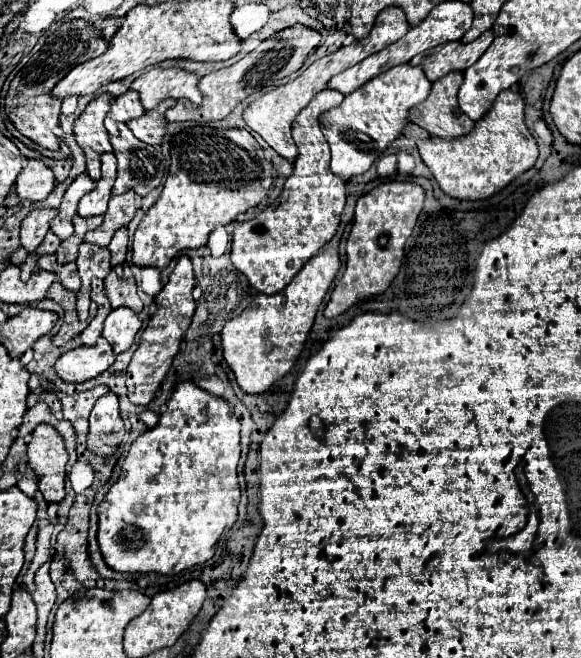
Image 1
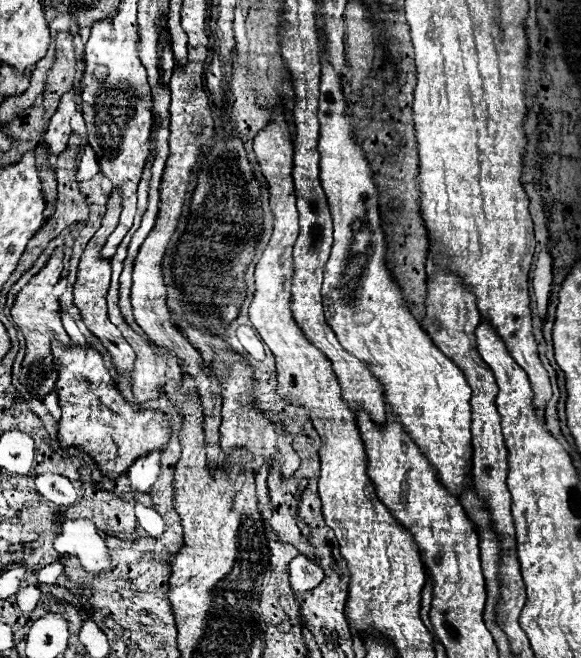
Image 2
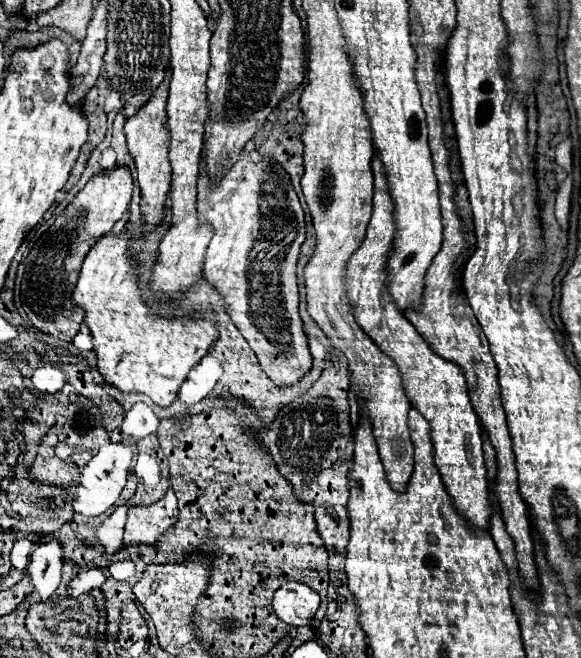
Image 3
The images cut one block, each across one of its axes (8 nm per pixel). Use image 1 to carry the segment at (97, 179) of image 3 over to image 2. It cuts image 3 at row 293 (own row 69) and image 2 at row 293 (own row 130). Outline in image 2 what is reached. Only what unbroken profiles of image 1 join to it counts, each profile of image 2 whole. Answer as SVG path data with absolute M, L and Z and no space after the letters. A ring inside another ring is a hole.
M56 248L52 258L48 260L46 268L36 274L30 284L26 288L20 290L10 314L14 318L14 324L20 328L20 332L26 338L26 358L22 362L22 370L20 370L20 378L18 382L22 386L26 386L26 390L32 394L32 398L42 400L44 396L48 396L54 390L56 384L56 358L50 354L52 342L60 342L60 344L70 344L68 334L64 332L62 320L60 320L60 306L58 306L58 298L54 296L54 286L58 284L62 274L62 248Z

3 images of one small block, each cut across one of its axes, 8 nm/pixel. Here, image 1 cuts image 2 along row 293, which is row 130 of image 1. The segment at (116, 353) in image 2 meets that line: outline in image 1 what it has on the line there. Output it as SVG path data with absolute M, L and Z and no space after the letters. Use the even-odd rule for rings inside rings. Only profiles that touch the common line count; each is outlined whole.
M100 94L86 106L86 110L74 122L74 136L86 154L86 172L92 180L100 180L100 154L112 152L110 134L104 128L104 118L110 110L110 100L110 94Z

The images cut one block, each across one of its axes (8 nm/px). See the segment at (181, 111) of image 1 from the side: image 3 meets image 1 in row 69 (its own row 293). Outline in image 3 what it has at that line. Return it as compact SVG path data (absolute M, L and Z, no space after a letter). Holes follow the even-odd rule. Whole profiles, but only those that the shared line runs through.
M240 150L238 160L230 170L226 170L226 176L222 176L218 184L210 184L202 154L198 176L198 216L214 228L214 238L210 240L204 260L204 276L224 294L226 312L232 316L232 322L256 352L258 362L270 380L280 386L296 384L304 374L310 372L312 354L298 312L300 290L296 262L306 234L304 210L292 188L288 172L270 156L260 156L260 160L254 162L250 150Z

